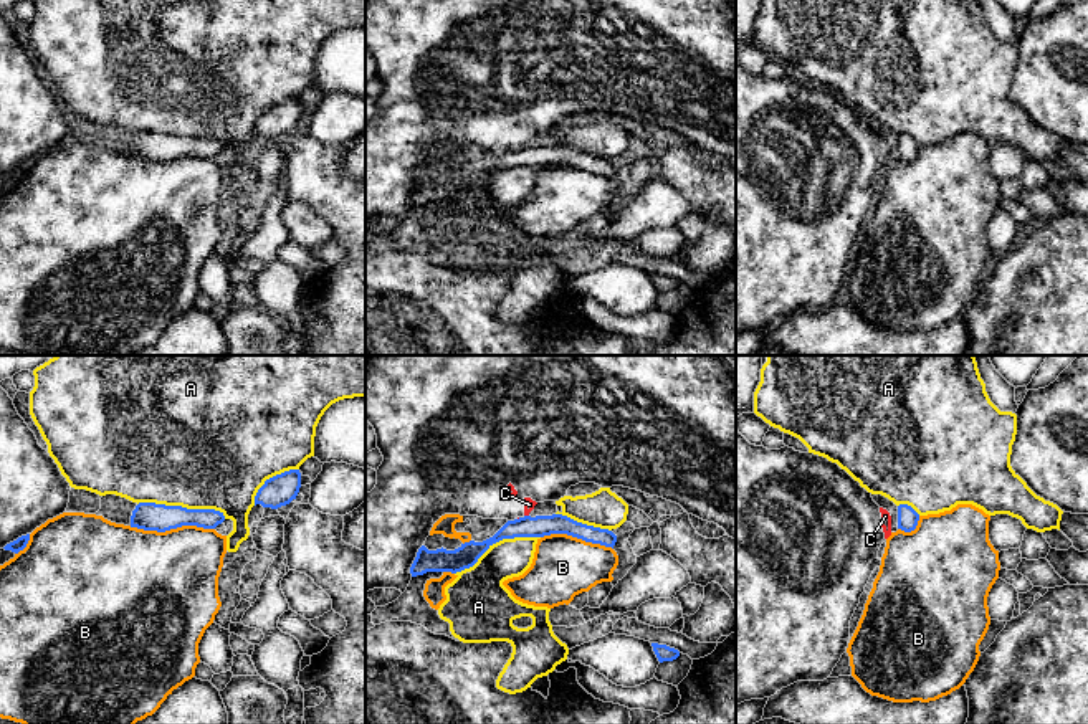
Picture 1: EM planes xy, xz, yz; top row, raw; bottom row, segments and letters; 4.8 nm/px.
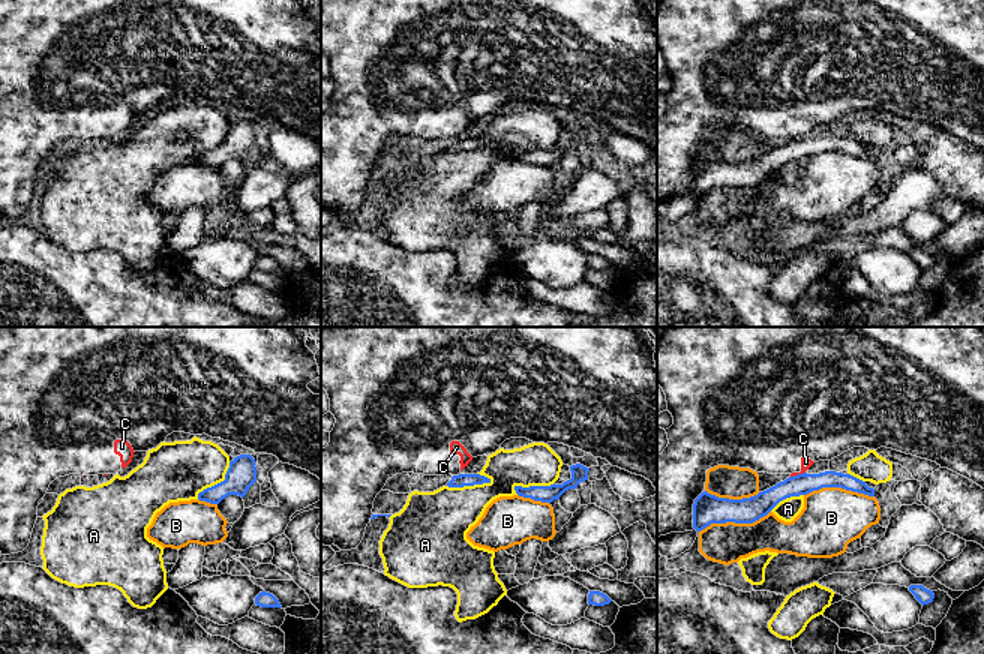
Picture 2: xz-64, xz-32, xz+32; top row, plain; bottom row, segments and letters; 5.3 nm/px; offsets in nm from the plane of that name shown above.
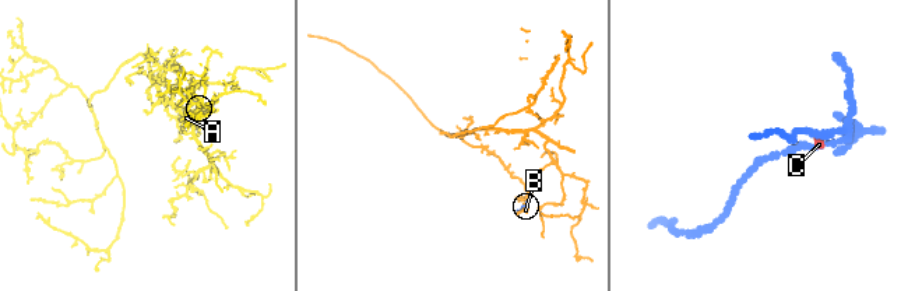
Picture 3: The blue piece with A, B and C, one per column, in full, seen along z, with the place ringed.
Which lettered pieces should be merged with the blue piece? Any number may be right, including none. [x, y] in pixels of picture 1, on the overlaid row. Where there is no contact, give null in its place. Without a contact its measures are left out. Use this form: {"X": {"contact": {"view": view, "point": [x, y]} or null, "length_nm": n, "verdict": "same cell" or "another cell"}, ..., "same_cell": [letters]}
{"A": {"contact": {"view": "xy", "point": [181, 506]}, "length_nm": 440, "verdict": "another cell"}, "B": {"contact": {"view": "xy", "point": [172, 528]}, "length_nm": 420, "verdict": "another cell"}, "C": {"contact": {"view": "xz", "point": [526, 516]}, "length_nm": 30, "verdict": "another cell"}, "same_cell": []}

